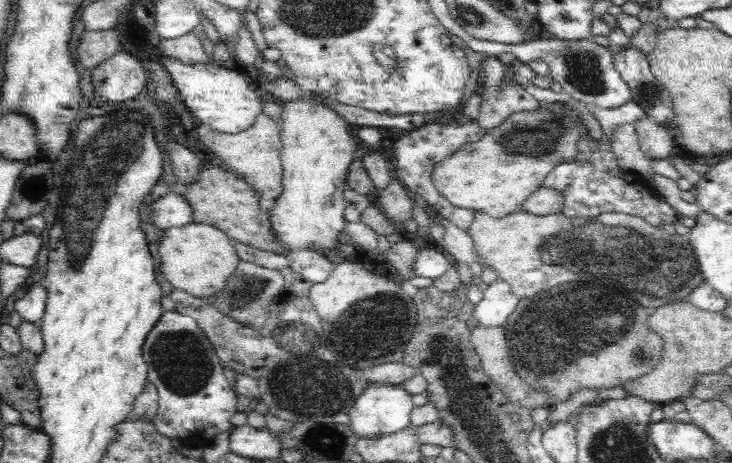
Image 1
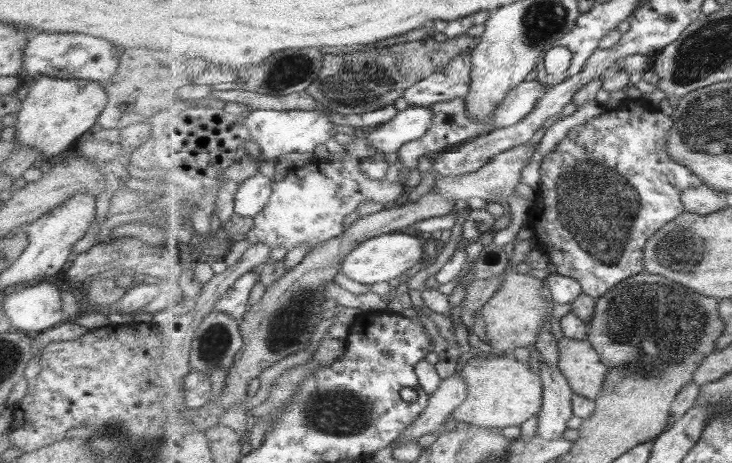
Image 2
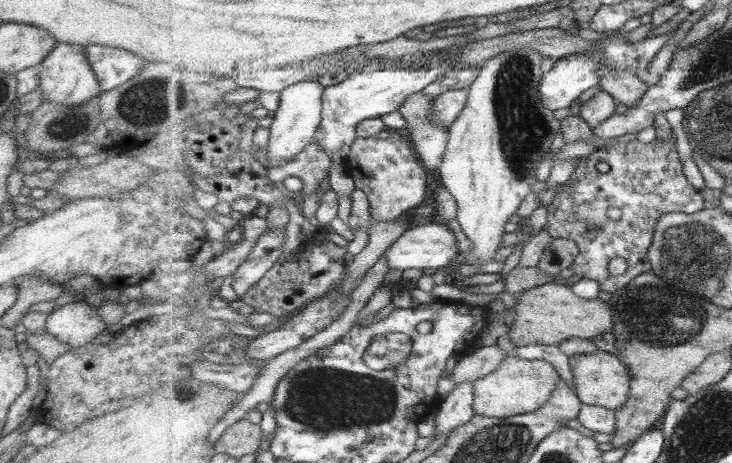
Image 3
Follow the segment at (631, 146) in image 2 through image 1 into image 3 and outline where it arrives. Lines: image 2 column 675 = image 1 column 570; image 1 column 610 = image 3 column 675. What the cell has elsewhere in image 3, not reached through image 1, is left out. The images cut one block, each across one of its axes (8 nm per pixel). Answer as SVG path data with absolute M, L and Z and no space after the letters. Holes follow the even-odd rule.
M671 137L669 141L656 138L647 145L641 144L636 138L630 139L627 143L607 144L581 160L581 165L574 169L569 179L572 182L571 185L565 191L557 193L548 206L546 229L554 238L566 238L578 244L580 253L571 266L573 273L582 275L585 279L597 281L603 292L614 293L627 286L639 275L651 272L652 264L648 252L654 243L659 220L664 215L678 211L684 214L696 214L709 207L699 189L689 183L683 172L683 164L676 150L675 137ZM599 162L606 162L610 166L610 171L599 172L597 168ZM613 258L626 260L628 268L622 275L609 273L609 262Z

